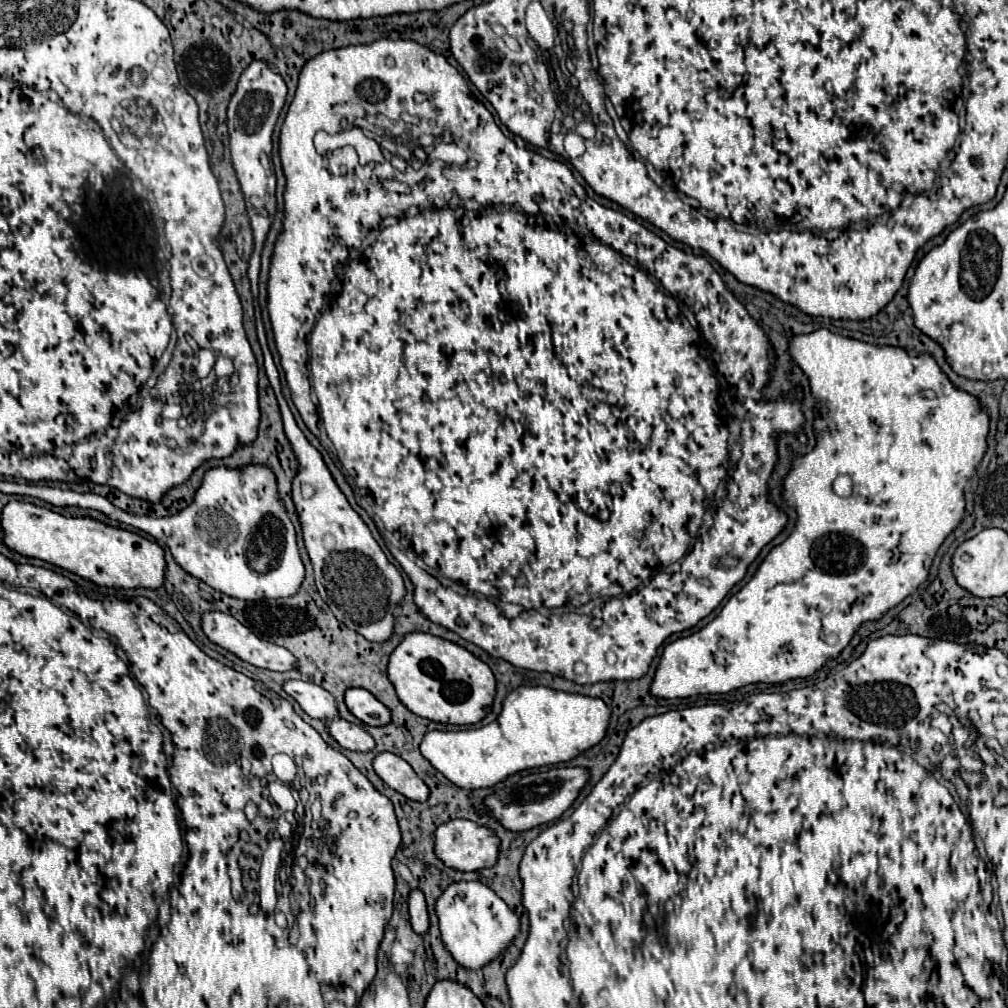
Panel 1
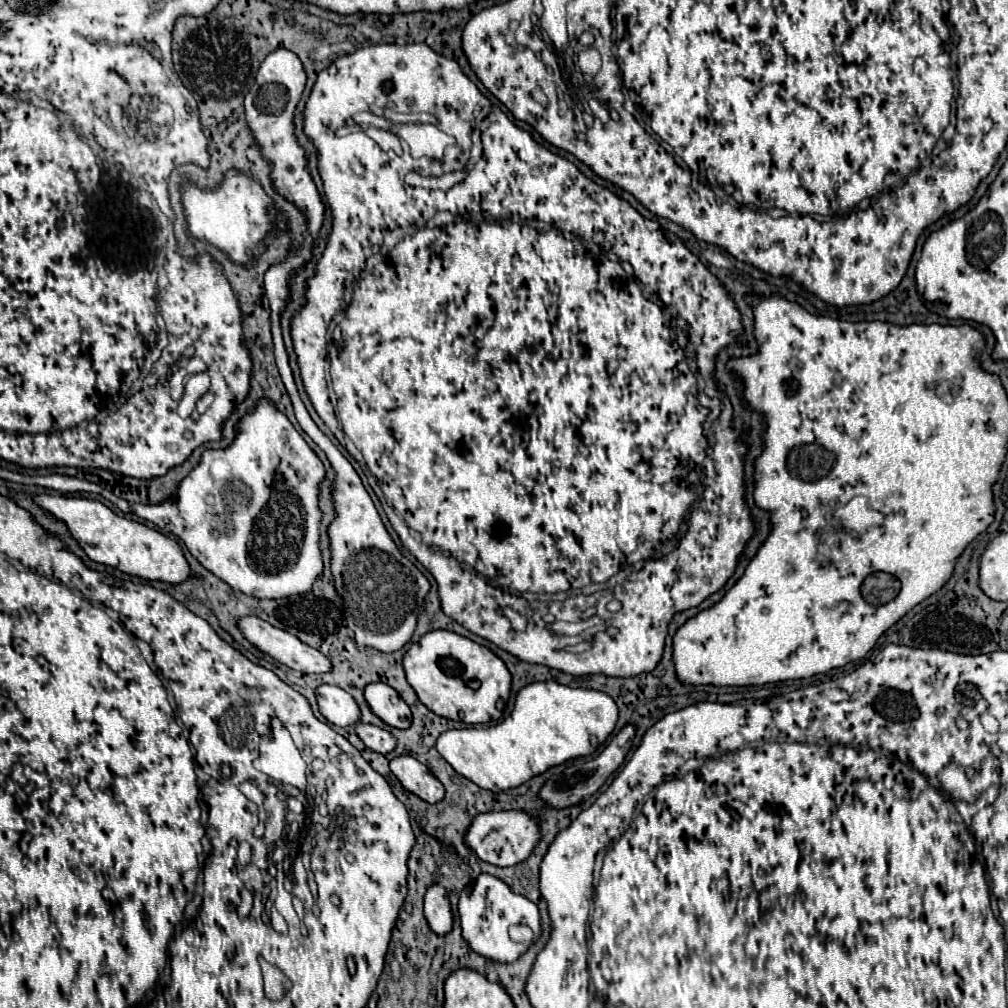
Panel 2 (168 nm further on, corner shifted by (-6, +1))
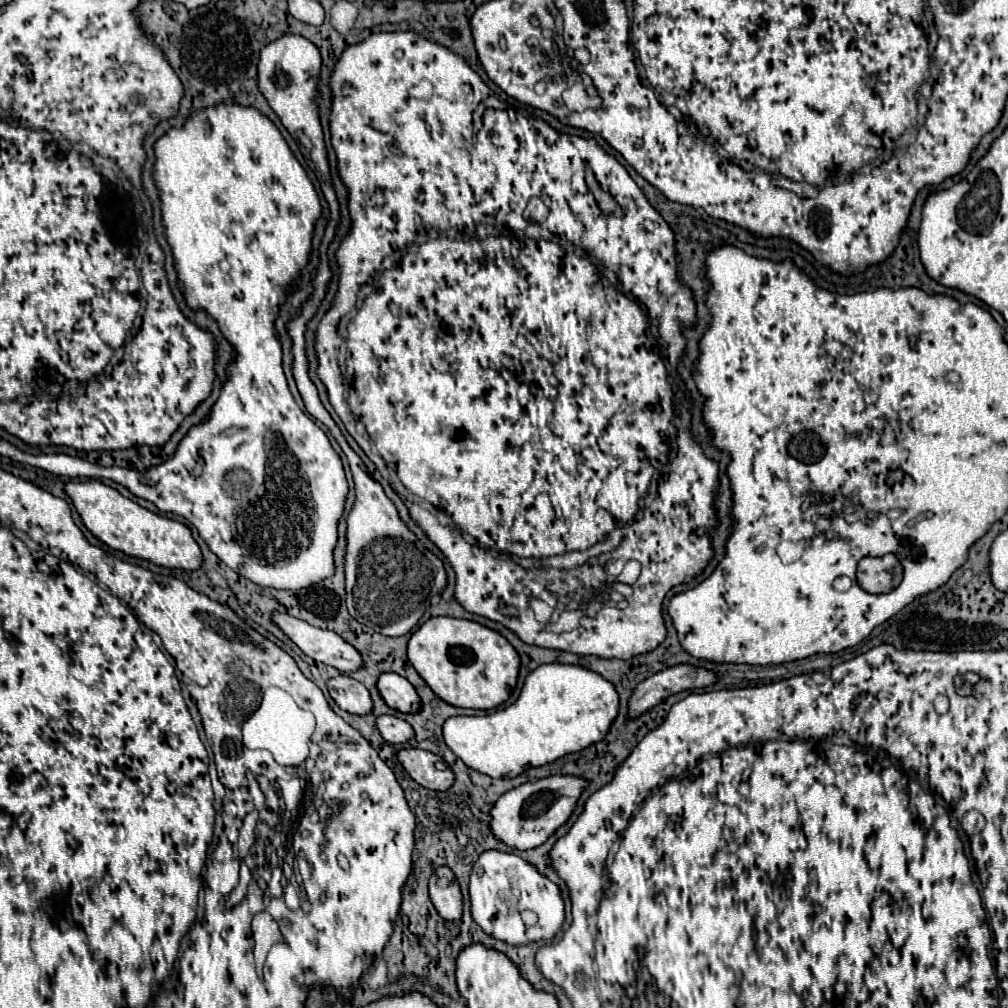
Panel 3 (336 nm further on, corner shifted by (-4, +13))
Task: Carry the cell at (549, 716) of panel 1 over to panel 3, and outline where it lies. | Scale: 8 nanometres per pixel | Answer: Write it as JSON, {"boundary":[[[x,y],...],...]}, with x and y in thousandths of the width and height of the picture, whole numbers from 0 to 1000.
{"boundary":[[[551,657],[551,659],[539,659],[523,671],[519,687],[509,700],[481,710],[445,712],[439,720],[439,732],[441,732],[441,738],[465,762],[479,766],[487,772],[509,772],[509,770],[515,770],[521,762],[533,762],[533,760],[545,758],[561,748],[580,744],[582,740],[598,734],[608,714],[612,712],[612,708],[614,708],[614,688],[604,675],[576,661]]]}

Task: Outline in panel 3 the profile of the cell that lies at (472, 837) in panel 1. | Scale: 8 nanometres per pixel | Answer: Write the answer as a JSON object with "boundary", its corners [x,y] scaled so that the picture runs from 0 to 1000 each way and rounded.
{"boundary":[[[543,770],[531,776],[521,776],[519,780],[513,780],[499,788],[495,796],[487,804],[487,823],[489,827],[501,835],[503,839],[509,839],[513,843],[525,843],[537,839],[555,819],[559,819],[564,810],[568,808],[568,802],[576,790],[576,786],[584,780],[582,774],[574,770]]]}

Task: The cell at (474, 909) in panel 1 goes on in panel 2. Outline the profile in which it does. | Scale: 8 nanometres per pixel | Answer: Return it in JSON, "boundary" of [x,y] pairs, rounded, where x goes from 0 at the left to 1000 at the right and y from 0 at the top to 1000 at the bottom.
{"boundary":[[[477,867],[473,873],[465,875],[461,883],[455,889],[455,915],[457,915],[457,929],[463,935],[463,938],[473,944],[479,950],[485,950],[489,954],[511,954],[519,944],[523,944],[525,937],[511,937],[505,933],[505,919],[507,917],[521,917],[525,919],[531,929],[535,929],[535,903],[529,895],[523,891],[517,891],[515,887],[509,887],[501,875],[487,867]]]}

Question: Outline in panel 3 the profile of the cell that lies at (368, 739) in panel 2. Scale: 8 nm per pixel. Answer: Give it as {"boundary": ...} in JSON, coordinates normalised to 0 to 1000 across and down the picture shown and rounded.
{"boundary":[[[376,710],[374,722],[376,722],[378,730],[388,738],[402,738],[412,732],[410,720],[404,714],[394,712],[394,710]]]}

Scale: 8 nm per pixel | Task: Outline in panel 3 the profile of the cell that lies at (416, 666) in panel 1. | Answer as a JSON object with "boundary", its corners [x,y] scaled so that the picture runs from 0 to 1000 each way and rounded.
{"boundary":[[[426,613],[406,635],[406,657],[443,698],[469,704],[497,700],[513,679],[517,653],[495,627],[459,613]]]}

